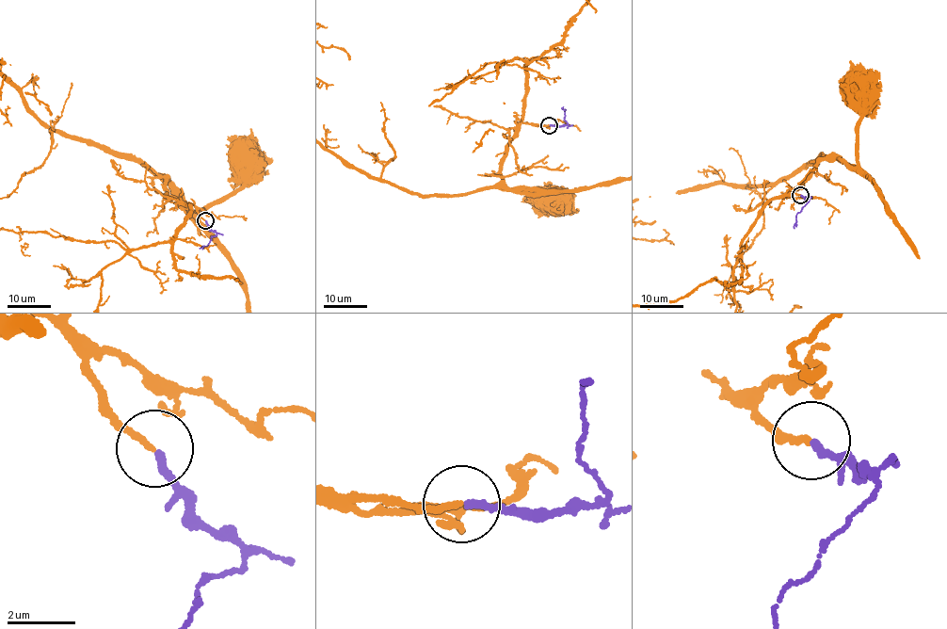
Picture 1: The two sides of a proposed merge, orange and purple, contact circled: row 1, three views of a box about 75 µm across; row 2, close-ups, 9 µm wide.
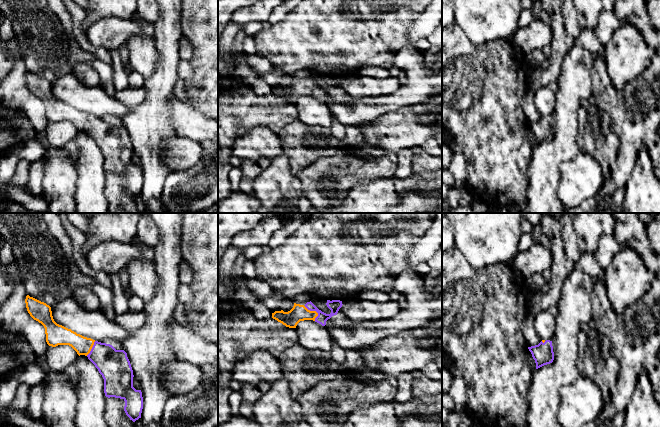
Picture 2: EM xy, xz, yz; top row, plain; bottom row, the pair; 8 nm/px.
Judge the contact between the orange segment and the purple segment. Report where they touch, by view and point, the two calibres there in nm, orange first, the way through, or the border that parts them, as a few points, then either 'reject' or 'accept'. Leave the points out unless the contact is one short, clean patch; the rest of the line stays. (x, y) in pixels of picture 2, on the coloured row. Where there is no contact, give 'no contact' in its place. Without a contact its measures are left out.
meets orange in xz at (314, 311); 130 nm thick on the orange side, 90 nm on the other; runs through xz (298, 313), (314, 311), (329, 316), (334, 305); accept

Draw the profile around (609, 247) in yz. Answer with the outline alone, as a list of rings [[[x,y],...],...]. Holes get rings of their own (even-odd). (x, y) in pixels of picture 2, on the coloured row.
[[[614,234],[603,235],[601,237],[598,249],[595,252],[595,258],[603,271],[612,263],[614,257],[622,248],[622,245],[617,241]]]

